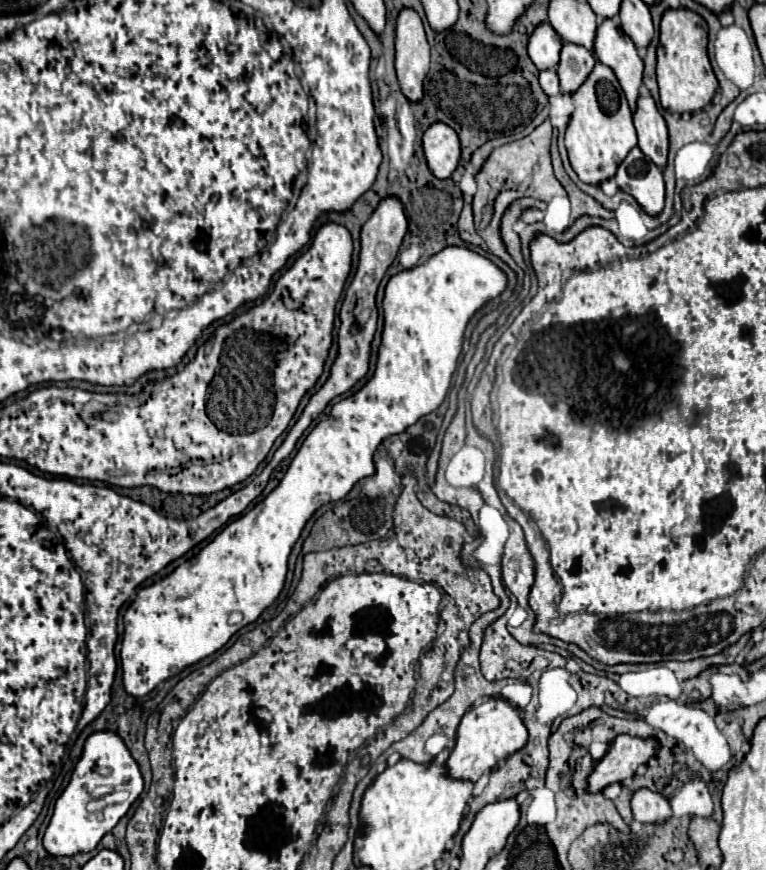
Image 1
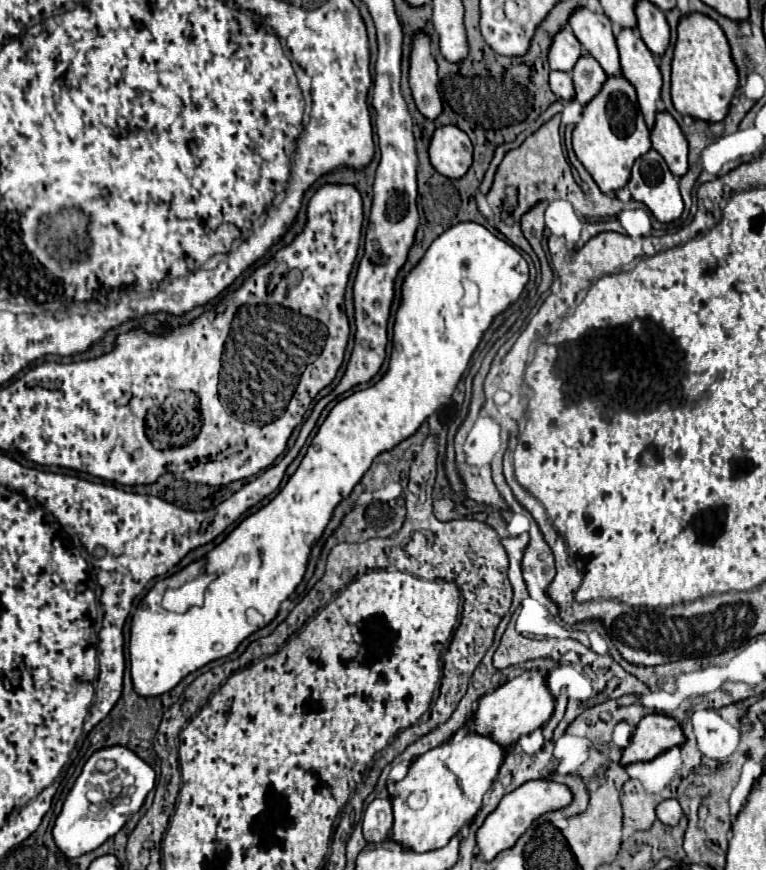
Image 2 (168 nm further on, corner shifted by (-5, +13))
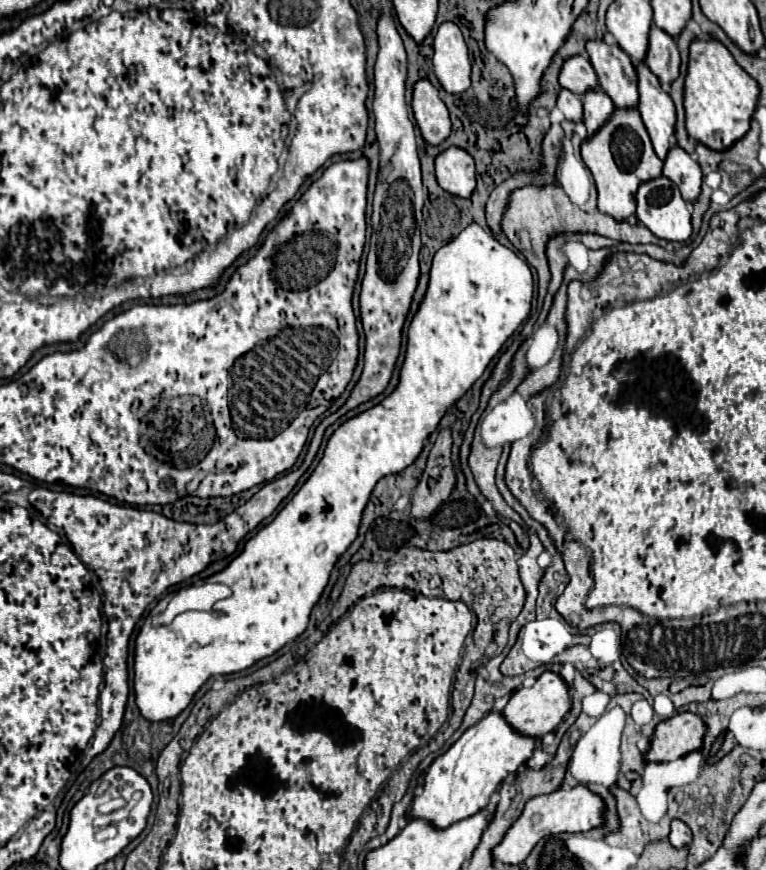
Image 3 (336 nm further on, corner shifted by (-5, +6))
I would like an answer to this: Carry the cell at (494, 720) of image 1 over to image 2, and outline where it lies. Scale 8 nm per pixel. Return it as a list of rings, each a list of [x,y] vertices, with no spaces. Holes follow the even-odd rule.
[[[525,670],[515,680],[507,680],[493,694],[487,694],[479,700],[477,712],[473,716],[471,732],[489,734],[499,744],[511,746],[521,736],[531,734],[533,730],[541,728],[551,718],[553,708],[555,708],[555,700],[547,688],[547,676],[539,670]]]

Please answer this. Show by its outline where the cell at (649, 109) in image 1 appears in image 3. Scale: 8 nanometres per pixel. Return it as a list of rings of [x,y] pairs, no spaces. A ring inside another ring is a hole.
[[[673,145],[667,153],[667,159],[663,163],[663,175],[667,175],[681,191],[685,201],[695,201],[701,191],[701,169],[697,161],[691,159],[691,155],[681,149],[679,145]]]

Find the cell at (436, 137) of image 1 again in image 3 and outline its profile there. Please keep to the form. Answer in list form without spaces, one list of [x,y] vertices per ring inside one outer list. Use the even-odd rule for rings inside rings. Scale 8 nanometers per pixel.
[[[447,147],[435,159],[439,185],[457,197],[469,197],[475,189],[475,161],[461,147]]]

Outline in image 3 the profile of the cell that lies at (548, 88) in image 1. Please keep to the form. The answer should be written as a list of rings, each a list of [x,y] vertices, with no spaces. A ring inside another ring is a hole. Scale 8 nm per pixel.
[[[561,89],[557,95],[557,107],[563,111],[563,115],[569,121],[581,121],[583,119],[583,103],[581,103],[581,95]]]

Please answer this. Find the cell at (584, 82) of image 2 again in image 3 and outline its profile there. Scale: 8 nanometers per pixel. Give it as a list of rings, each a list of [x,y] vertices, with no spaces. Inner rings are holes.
[[[595,87],[583,93],[583,123],[589,135],[593,135],[607,121],[607,115],[611,115],[613,107],[615,105],[611,103],[611,97],[603,89]]]

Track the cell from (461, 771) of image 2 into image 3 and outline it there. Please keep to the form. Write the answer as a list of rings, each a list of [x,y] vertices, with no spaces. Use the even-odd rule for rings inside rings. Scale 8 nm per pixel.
[[[493,709],[477,725],[469,727],[443,755],[439,755],[425,773],[425,785],[421,795],[415,795],[409,807],[411,819],[425,819],[435,829],[447,829],[449,825],[479,813],[489,795],[505,781],[507,775],[515,773],[533,755],[533,739],[513,731],[503,719],[501,711]]]

